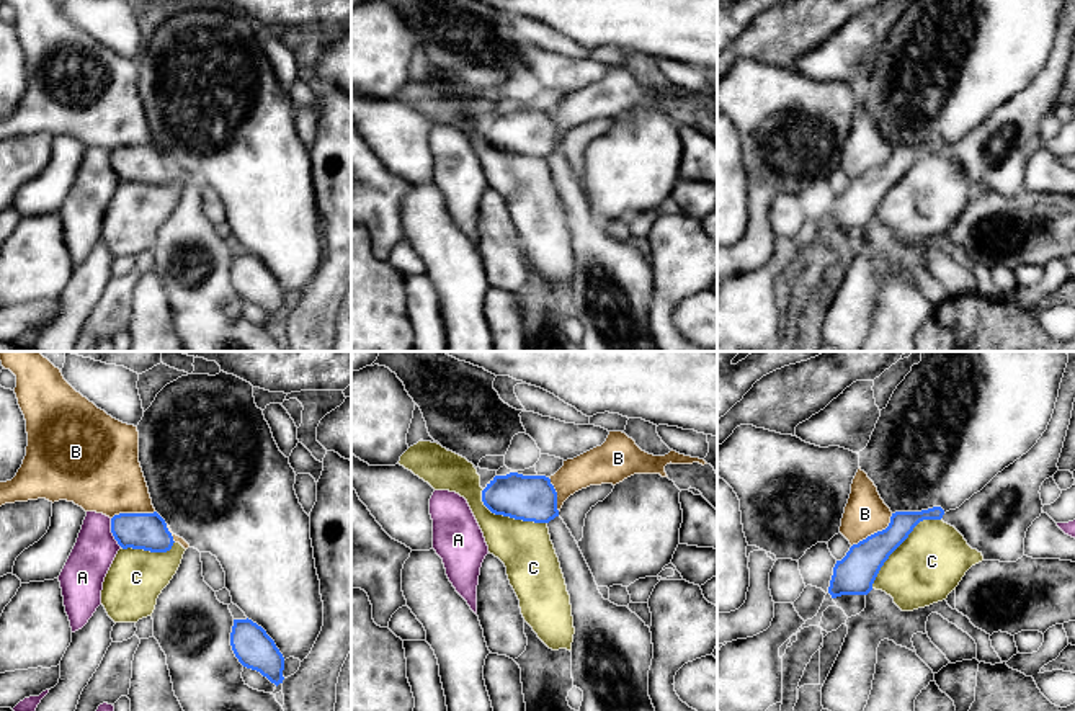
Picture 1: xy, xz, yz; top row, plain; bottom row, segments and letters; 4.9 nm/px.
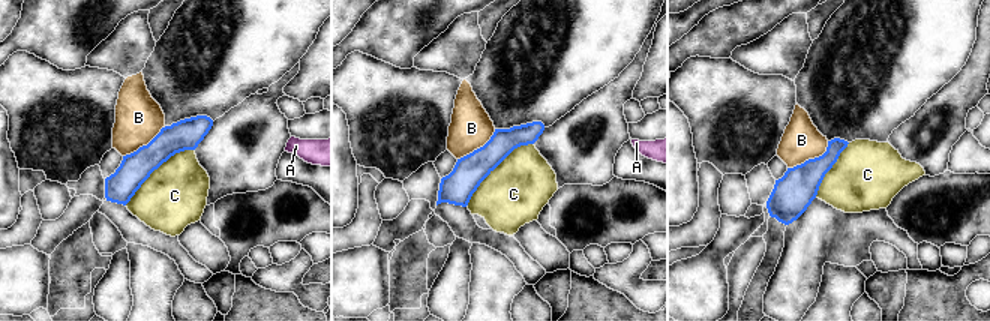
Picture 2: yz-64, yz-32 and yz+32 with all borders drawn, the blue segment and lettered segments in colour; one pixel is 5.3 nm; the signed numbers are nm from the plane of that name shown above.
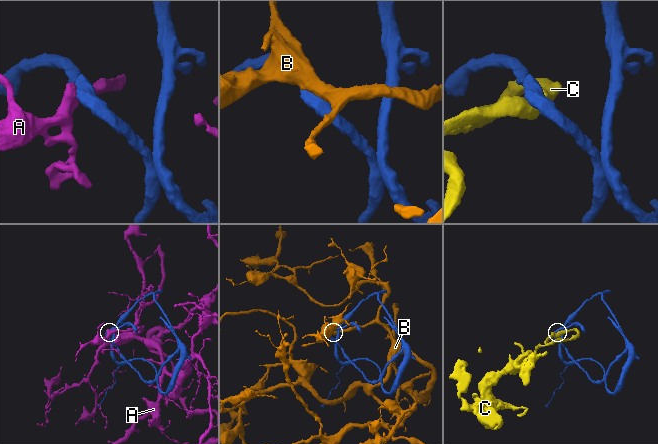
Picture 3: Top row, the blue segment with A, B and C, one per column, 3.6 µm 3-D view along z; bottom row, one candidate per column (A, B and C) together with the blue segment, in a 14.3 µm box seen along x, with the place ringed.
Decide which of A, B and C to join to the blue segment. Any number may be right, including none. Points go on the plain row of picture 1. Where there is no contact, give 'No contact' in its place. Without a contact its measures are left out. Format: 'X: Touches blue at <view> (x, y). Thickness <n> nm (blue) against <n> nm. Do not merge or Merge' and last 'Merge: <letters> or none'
A: Touches blue at xy (111, 165). Thickness 180 nm (blue) against 200 nm. Do not merge
B: Touches blue at yz (874, 167). Thickness 200 nm (blue) against 200 nm. Do not merge
C: Touches blue at yz (901, 177). Thickness 190 nm (blue) against 340 nm. Merge
Merge: C

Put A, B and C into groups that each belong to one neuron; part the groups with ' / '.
A / B / C

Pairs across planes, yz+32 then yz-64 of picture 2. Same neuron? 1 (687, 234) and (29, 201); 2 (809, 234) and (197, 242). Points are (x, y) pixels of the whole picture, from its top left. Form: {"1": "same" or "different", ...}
{"1": "same", "2": "different"}

